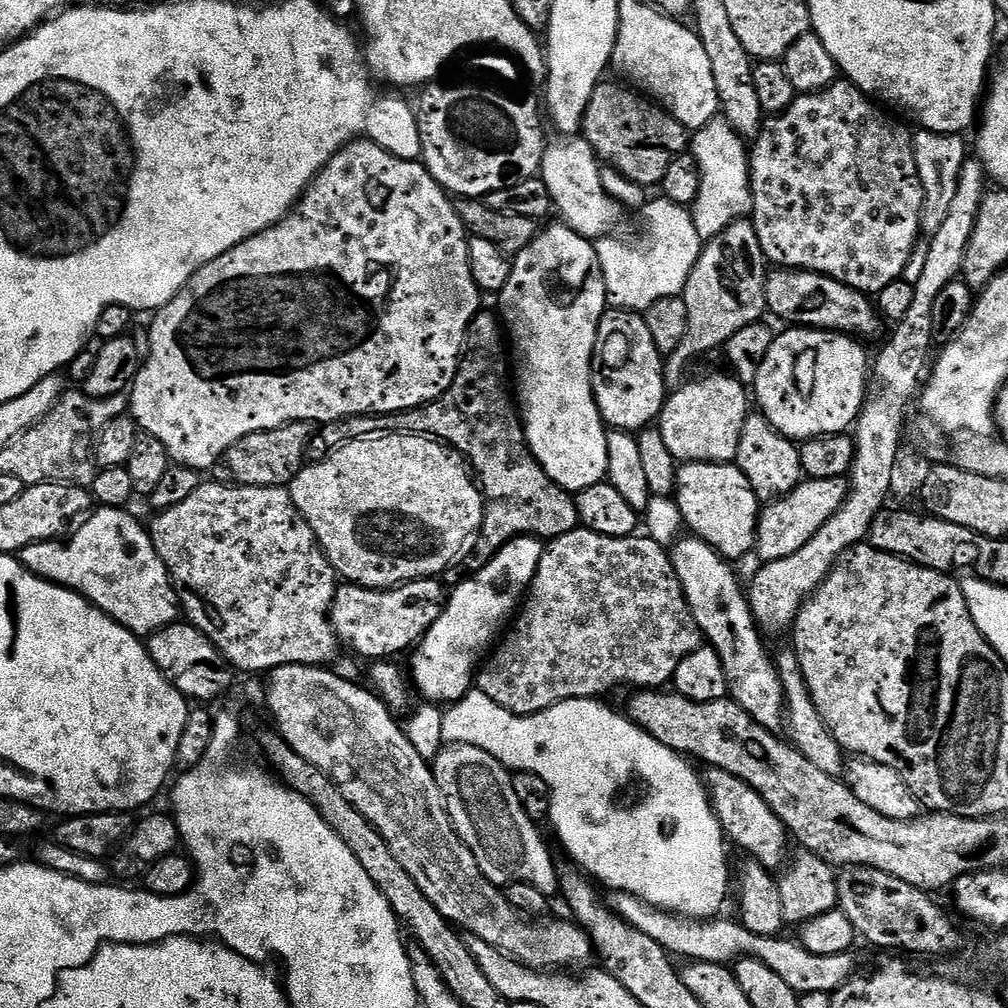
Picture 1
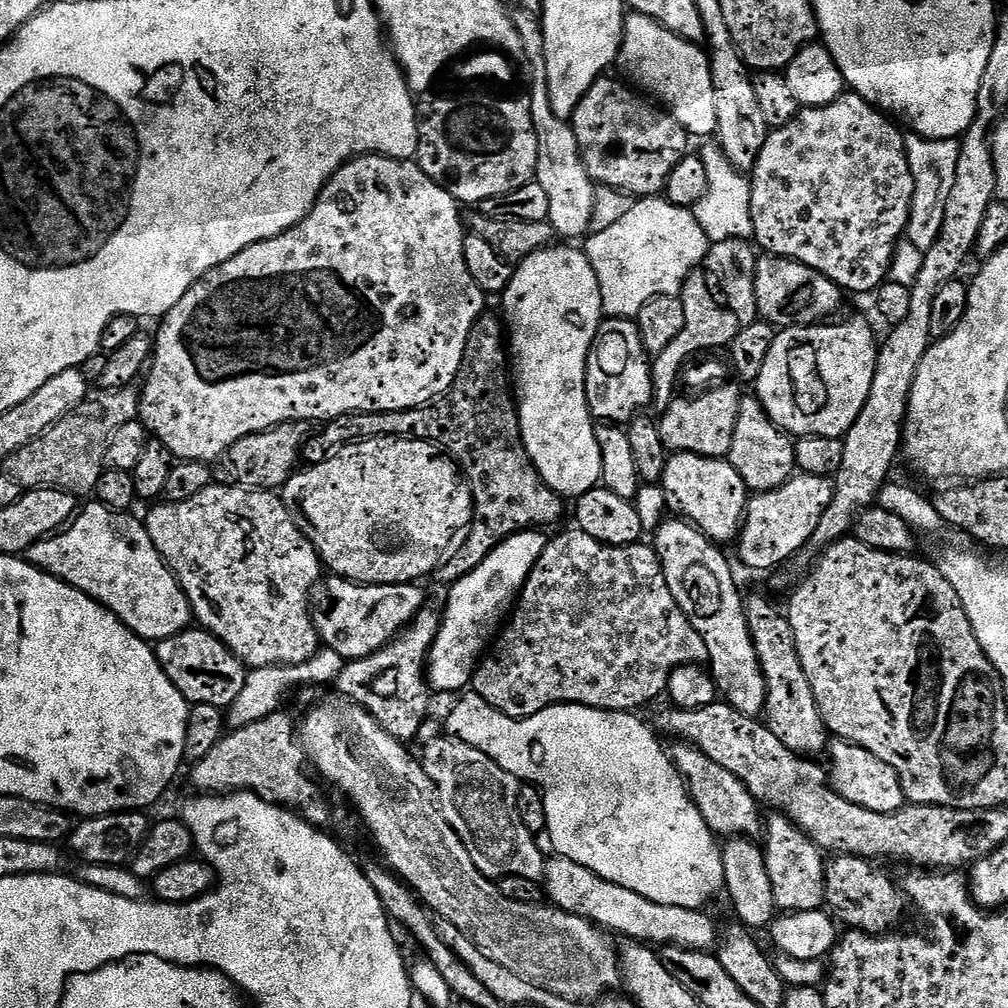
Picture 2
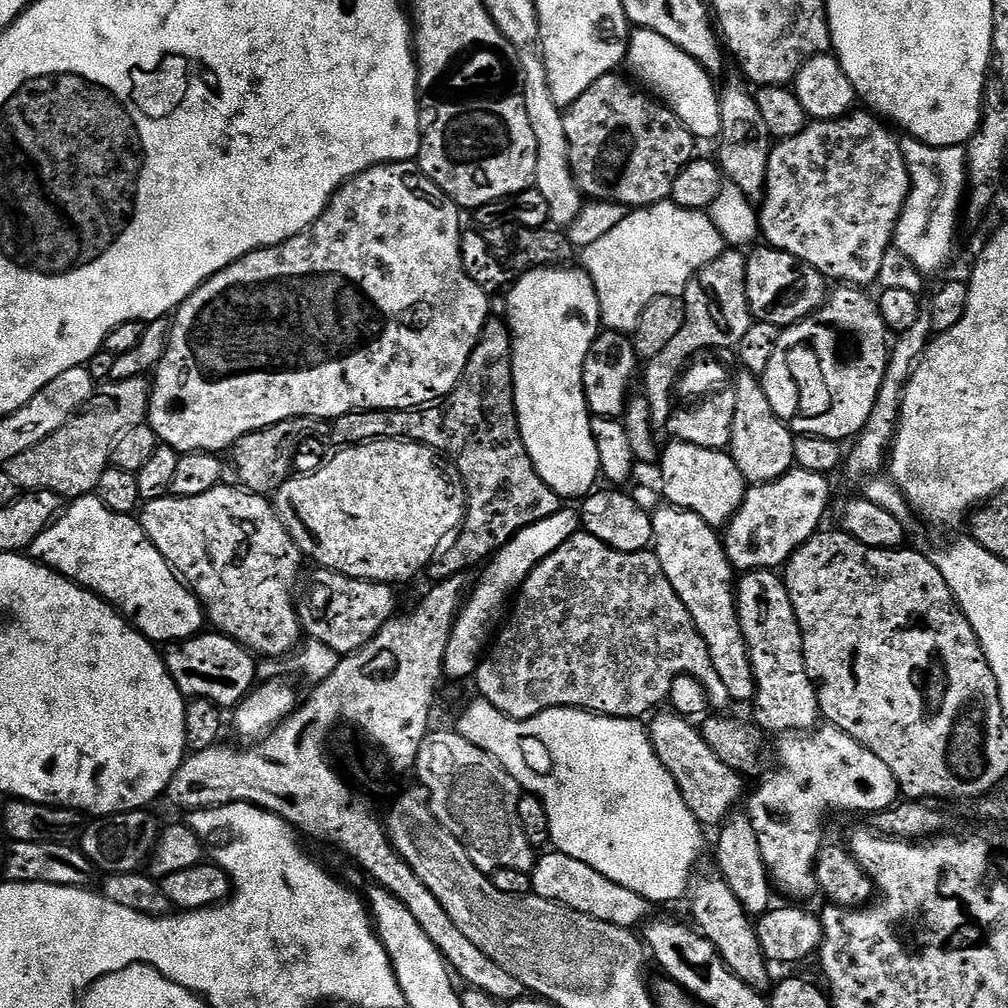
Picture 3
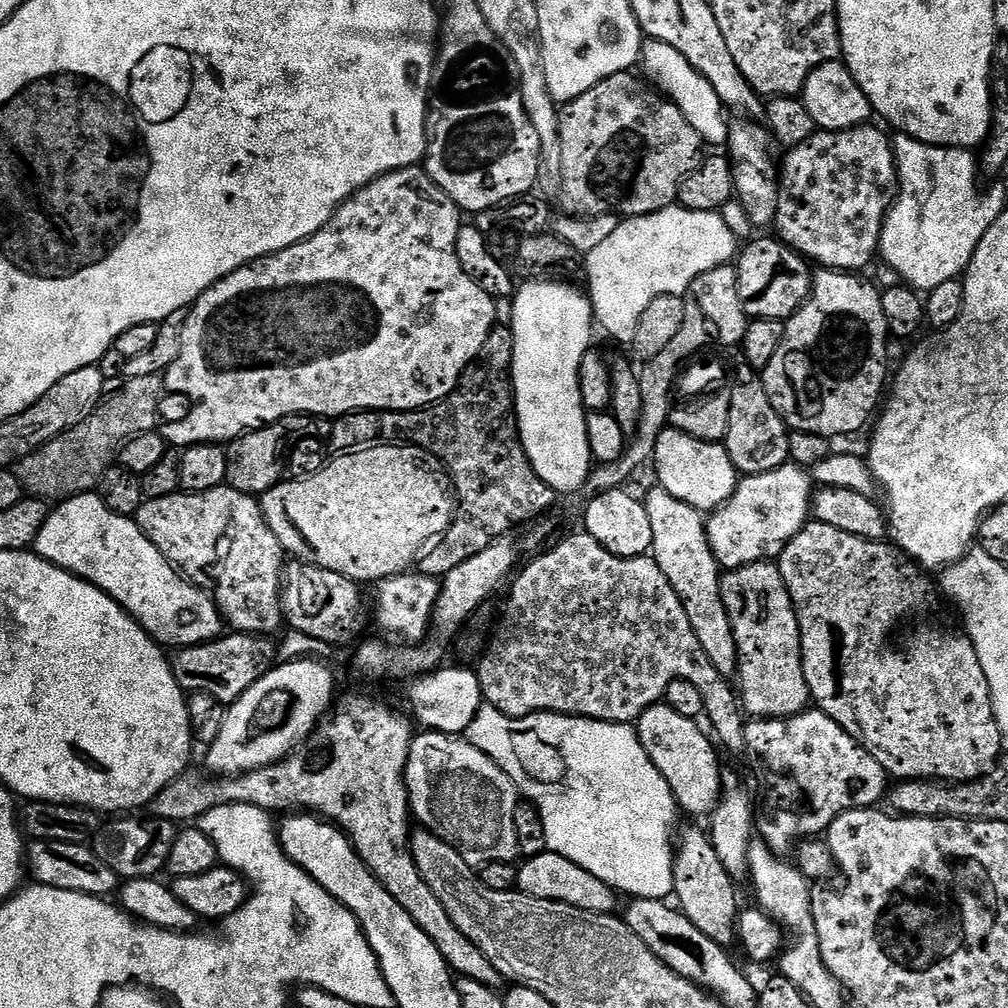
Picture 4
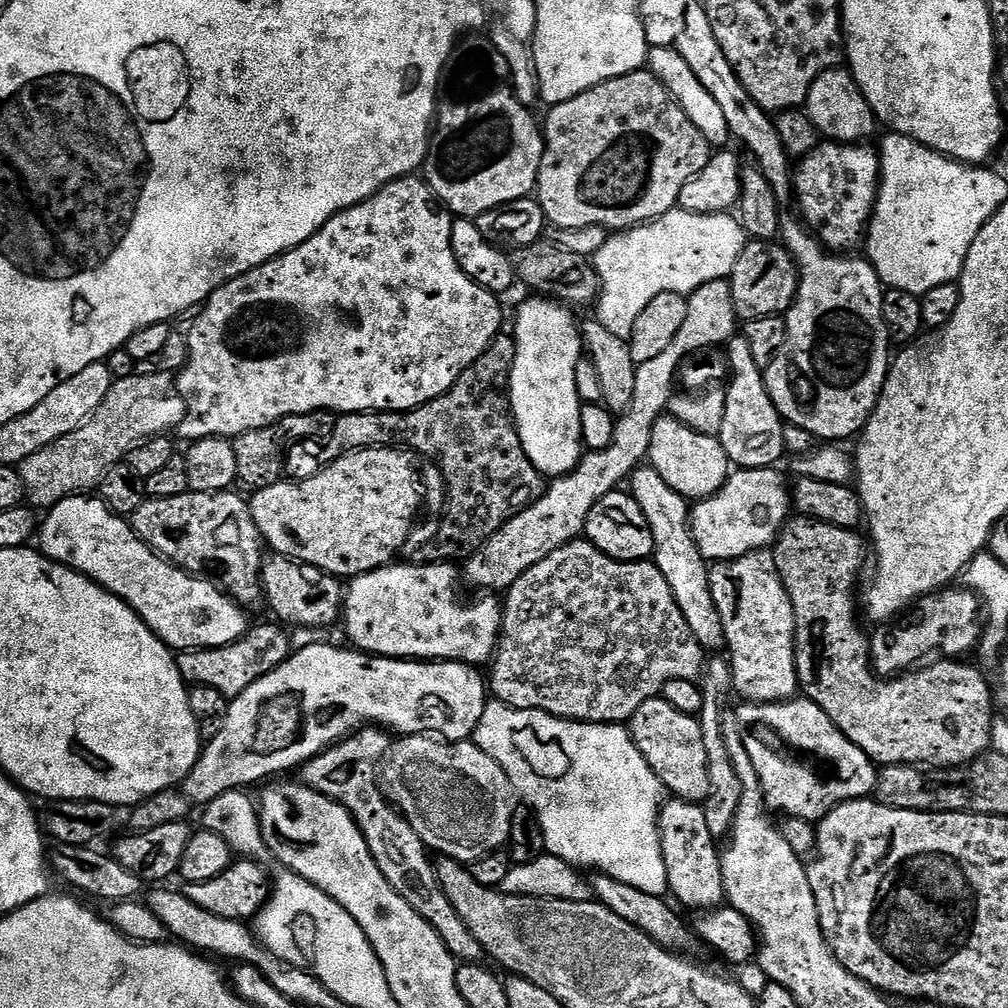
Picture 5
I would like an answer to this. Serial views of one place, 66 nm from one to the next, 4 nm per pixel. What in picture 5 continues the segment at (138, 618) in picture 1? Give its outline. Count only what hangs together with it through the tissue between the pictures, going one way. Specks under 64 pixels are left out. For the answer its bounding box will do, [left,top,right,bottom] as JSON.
[38,494,250,650]

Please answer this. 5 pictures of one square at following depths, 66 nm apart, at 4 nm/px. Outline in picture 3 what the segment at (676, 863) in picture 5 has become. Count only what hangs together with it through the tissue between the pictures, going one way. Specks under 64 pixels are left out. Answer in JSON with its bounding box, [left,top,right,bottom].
[690,874,774,993]

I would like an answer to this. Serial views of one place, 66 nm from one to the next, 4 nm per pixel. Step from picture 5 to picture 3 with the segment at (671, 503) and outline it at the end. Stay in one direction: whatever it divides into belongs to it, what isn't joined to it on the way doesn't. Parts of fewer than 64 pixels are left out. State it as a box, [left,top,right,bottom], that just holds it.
[651,506,756,702]

